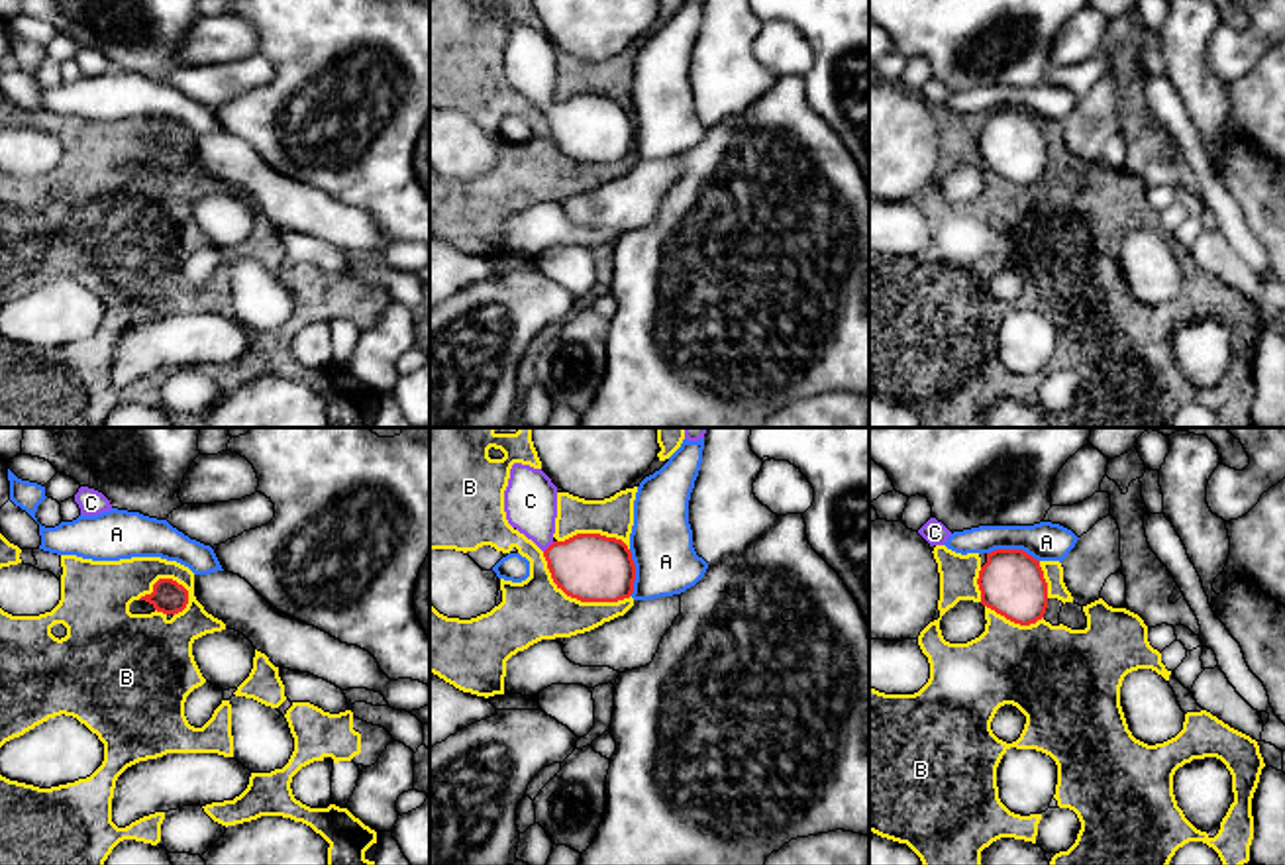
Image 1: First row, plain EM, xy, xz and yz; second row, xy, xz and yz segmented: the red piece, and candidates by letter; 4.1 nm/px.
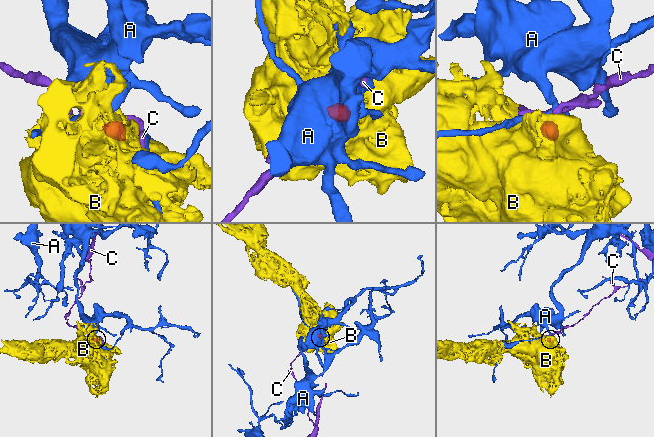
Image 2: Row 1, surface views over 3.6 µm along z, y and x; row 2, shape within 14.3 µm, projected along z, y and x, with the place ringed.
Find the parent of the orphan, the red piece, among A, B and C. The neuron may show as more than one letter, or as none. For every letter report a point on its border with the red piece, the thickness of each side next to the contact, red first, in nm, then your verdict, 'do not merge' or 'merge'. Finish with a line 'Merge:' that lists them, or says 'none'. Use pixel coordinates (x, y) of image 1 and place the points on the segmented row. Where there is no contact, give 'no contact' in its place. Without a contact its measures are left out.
A: yz (1013, 550) | 260/160 nm | do not merge
B: xz (577, 599) | 280/260 nm | do not merge
C: xz (548, 548) | 280/220 nm | merge
Merge: C

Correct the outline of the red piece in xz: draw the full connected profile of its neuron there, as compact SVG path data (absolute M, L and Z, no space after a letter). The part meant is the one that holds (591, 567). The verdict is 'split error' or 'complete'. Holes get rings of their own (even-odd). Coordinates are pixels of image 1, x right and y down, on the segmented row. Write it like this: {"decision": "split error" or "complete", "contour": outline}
{"decision": "split error", "contour": "M512 465L504 512L508 524L543 551L553 583L567 596L581 602L618 602L632 596L636 565L622 539L600 534L553 539L557 486L541 469Z"}

